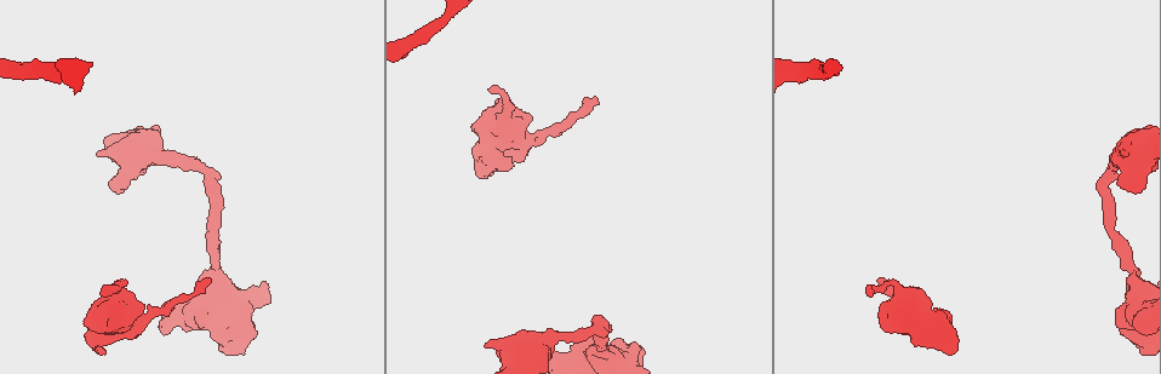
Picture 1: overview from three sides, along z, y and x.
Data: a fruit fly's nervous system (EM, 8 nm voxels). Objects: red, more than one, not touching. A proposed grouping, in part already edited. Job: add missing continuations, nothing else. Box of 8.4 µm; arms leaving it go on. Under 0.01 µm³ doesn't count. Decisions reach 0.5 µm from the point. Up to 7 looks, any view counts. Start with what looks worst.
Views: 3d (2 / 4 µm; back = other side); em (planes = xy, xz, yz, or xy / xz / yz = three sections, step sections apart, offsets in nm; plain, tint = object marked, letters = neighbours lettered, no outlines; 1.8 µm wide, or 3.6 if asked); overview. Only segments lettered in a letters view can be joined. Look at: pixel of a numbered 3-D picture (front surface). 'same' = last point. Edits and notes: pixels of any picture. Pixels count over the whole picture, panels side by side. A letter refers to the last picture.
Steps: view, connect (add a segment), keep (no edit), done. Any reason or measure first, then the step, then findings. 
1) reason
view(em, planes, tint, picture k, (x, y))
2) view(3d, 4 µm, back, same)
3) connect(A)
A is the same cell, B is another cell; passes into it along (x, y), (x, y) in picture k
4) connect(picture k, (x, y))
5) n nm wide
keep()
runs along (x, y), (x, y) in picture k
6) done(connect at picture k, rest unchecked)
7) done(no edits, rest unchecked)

thin end
view(em, 3.6 µm, xz, step 8, letters, picture 1, (209, 280))

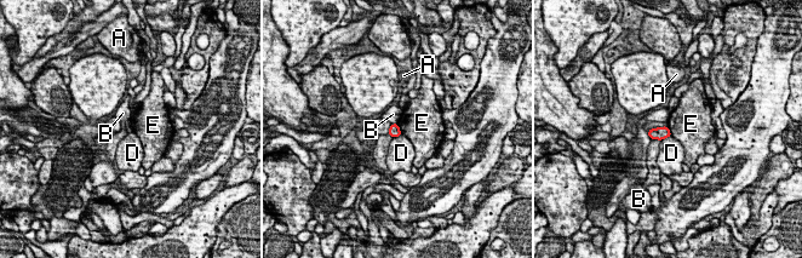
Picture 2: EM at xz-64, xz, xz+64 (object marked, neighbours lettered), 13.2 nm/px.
another direction
view(em, 3.6 µm, planes, letters, same)

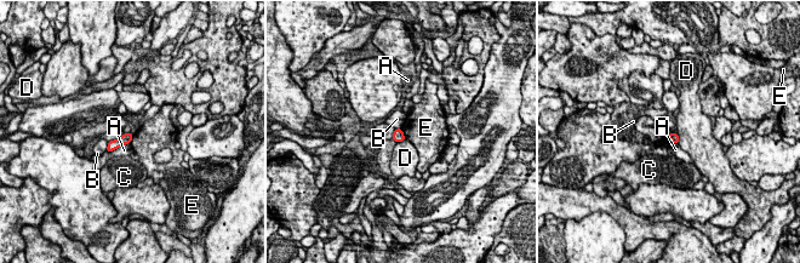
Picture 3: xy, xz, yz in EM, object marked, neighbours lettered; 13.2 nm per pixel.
keep()
A, B, C, D and E are other cells; border along (400, 129), (406, 138) in picture 3; none of them fits

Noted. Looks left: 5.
view(em, xz, step 16, tint, picture 1, (107, 295))

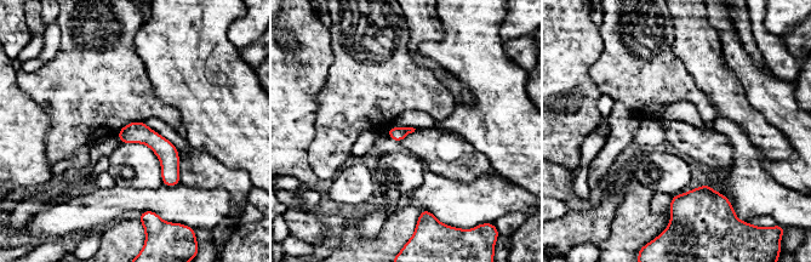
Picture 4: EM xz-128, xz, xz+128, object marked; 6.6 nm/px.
view(em, planes, letters, same)

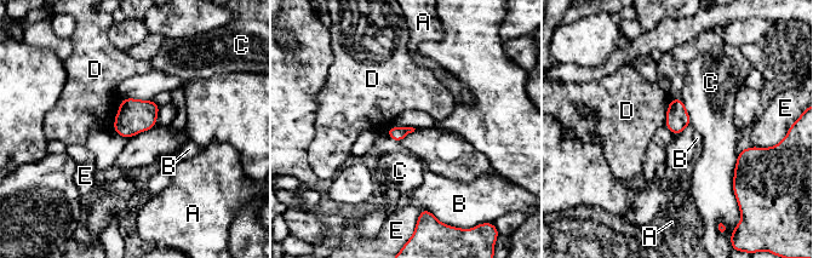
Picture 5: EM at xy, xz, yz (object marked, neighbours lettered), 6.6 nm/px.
keep()
A, B, C, D and E are other cells; border along (388, 136), (400, 142) in picture 5; none of them fits

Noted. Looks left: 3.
branch stops here
view(em, planes, letters, picture 1, (949, 312))

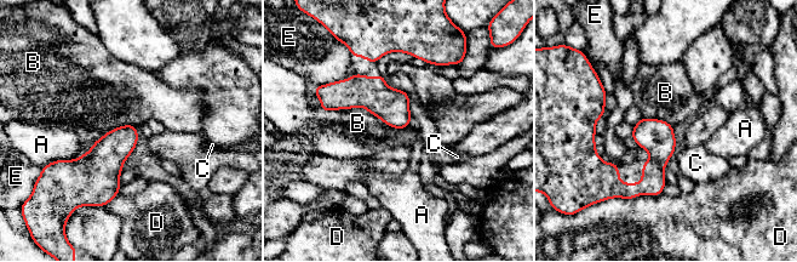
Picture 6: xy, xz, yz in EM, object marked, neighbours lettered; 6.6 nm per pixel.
keep()
A, B, C, D and E are other cells; border along (324, 110), (363, 107), (396, 129) in picture 6; no lettered segment goes on from it

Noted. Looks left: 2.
done(no edits, rest unchecked)

